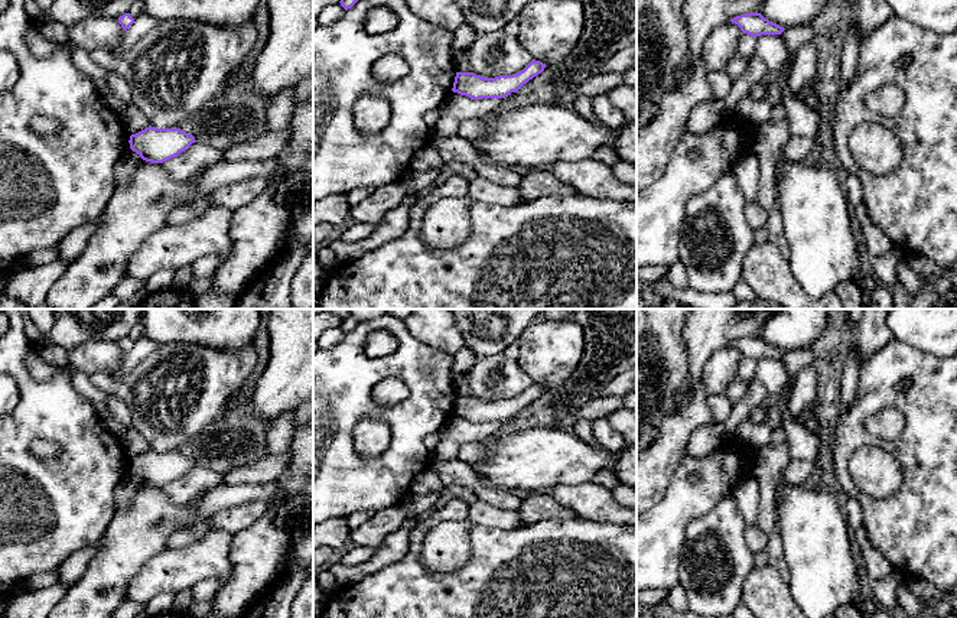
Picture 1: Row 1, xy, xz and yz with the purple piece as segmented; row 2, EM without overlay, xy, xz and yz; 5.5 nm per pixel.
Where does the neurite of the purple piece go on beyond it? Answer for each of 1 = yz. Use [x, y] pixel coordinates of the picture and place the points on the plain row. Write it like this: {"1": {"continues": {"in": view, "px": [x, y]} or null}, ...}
{"1": {"continues": null}}

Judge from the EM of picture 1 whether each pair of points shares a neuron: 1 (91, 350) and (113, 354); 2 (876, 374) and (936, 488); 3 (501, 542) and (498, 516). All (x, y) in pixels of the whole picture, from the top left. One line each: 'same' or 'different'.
1: same
2: same
3: different

